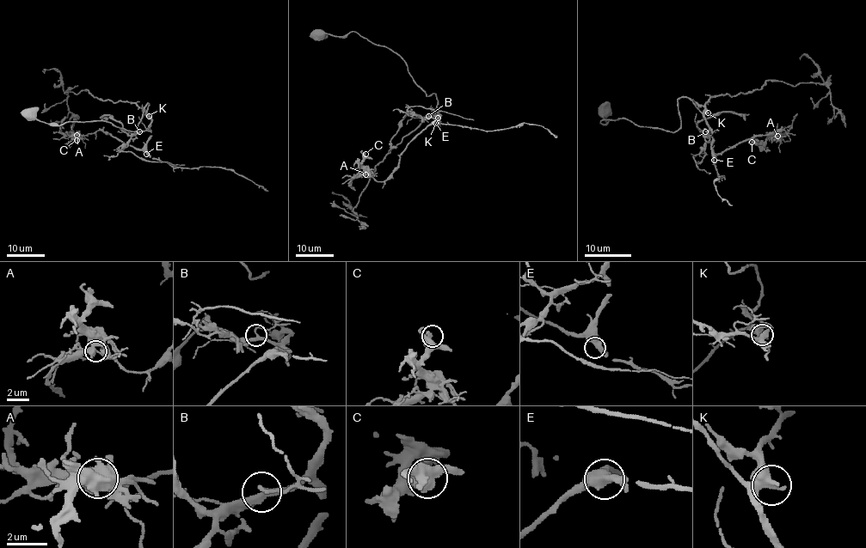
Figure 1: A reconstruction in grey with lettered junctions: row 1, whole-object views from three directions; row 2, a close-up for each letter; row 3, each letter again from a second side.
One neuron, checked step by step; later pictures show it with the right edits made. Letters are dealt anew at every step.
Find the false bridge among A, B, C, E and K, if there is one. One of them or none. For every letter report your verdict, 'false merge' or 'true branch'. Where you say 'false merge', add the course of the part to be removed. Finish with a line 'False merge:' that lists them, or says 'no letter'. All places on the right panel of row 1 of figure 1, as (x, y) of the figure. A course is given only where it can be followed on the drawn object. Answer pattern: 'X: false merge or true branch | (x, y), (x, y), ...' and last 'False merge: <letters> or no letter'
A: false merge | (777, 136), (787, 131), (797, 112)
B: true branch
C: true branch
E: true branch
K: true branch
False merge: A

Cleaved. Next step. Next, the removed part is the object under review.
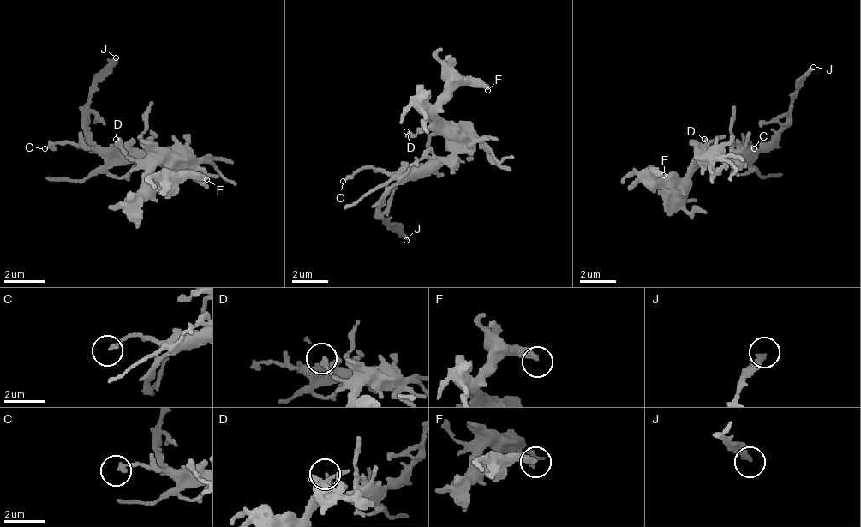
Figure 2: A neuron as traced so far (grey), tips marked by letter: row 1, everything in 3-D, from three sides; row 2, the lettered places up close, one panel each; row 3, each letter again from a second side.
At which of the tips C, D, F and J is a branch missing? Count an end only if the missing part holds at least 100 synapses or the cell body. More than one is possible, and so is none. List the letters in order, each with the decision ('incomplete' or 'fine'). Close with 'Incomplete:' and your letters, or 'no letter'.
C: fine
D: fine
F: incomplete
J: fine
Incomplete: F

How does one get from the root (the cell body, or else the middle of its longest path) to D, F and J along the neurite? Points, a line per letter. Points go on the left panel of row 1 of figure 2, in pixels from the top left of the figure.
D: (131, 144), (141, 134), (141, 148), (146, 153), (141, 158), (131, 158), (116, 139)
F: (131, 144), (141, 134), (146, 179), (151, 184), (171, 184), (187, 174), (201, 174), (206, 179)
J: (131, 144), (100, 148), (90, 139), (90, 128), (85, 123), (90, 87), (116, 57)

